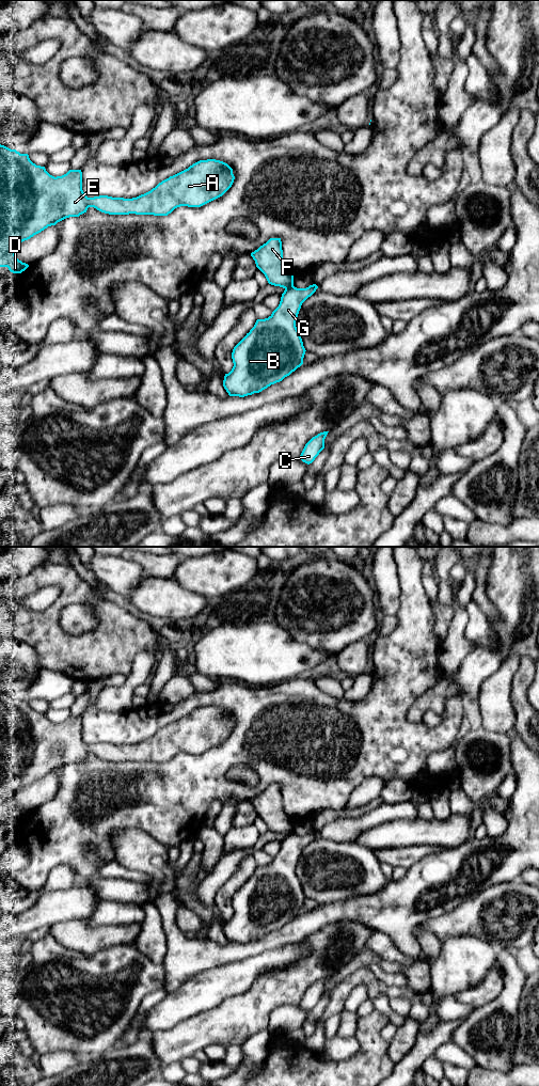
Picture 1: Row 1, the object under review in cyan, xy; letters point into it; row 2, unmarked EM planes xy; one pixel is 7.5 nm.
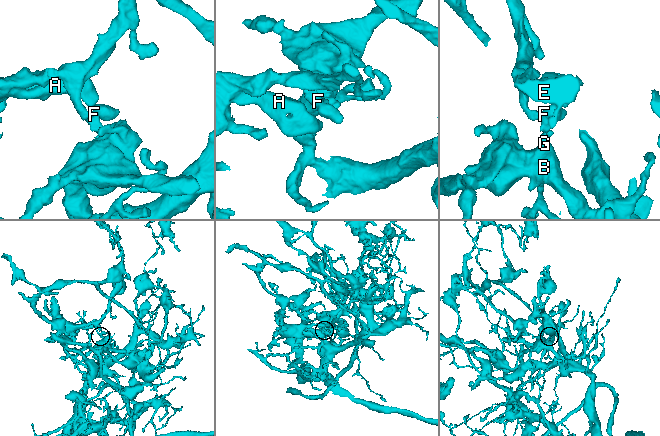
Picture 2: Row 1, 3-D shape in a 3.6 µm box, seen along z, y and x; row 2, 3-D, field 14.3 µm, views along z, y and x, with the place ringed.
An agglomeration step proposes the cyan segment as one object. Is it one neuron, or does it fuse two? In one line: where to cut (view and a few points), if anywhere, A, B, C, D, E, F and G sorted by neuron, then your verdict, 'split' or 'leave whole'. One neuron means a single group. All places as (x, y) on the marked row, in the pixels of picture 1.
cut in xy along (292, 284), (285, 289); A D E F / B C G; split

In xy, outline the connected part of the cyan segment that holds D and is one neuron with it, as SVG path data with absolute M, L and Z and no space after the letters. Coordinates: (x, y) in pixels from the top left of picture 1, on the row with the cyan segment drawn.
M0 144L0 267L7 267L13 273L25 271L29 265L16 257L17 245L66 218L79 217L89 207L109 215L168 216L177 207L201 207L222 196L232 187L234 179L233 169L227 163L207 159L193 163L137 198L88 198L82 190L81 170L69 170L54 177L45 167L33 163L28 154L20 154Z

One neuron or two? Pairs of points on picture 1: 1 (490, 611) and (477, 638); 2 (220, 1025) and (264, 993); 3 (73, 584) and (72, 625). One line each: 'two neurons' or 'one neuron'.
1: two neurons
2: one neuron
3: two neurons

